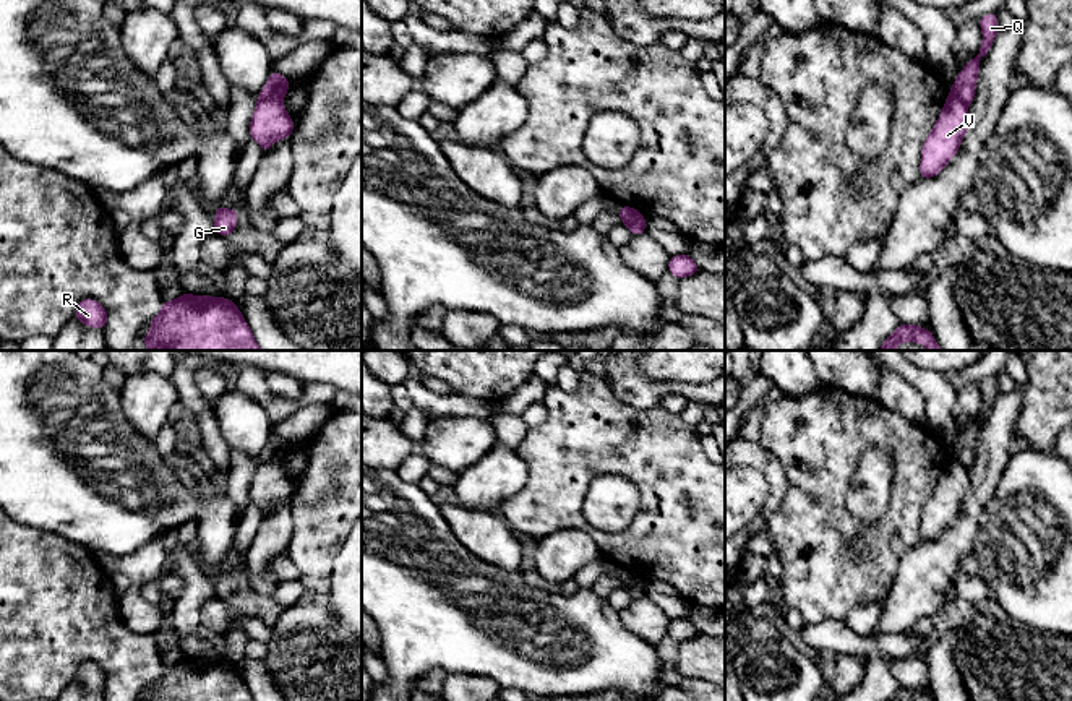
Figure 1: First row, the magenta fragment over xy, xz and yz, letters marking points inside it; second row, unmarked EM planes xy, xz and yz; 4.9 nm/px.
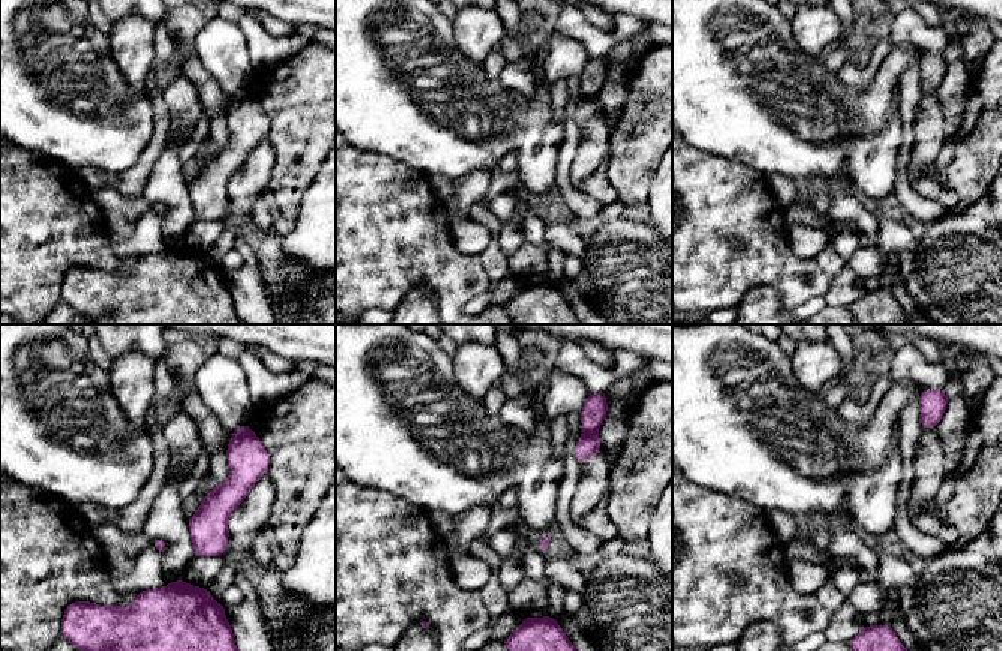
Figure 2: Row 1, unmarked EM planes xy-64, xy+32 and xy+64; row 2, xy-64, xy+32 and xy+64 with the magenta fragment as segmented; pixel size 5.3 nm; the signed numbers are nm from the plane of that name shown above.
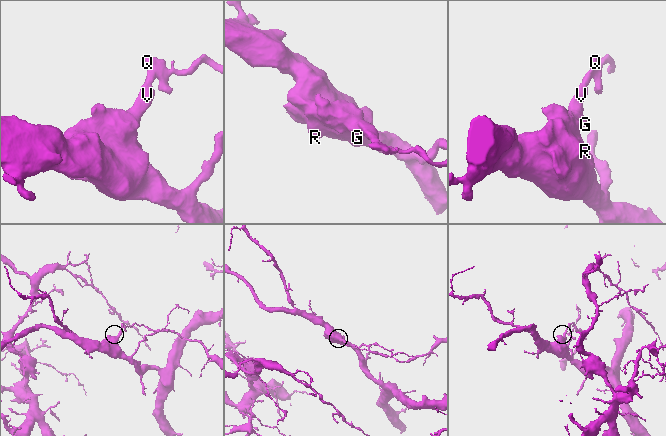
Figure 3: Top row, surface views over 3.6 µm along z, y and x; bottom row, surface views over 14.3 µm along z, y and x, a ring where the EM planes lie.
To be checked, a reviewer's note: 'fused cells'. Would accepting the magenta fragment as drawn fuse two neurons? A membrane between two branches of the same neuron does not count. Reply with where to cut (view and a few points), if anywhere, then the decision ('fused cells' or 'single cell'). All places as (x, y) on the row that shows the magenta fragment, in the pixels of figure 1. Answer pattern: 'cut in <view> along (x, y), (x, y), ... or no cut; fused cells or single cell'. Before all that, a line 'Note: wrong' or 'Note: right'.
Note: right
cut in xy along (258, 96), (281, 101); fused cells

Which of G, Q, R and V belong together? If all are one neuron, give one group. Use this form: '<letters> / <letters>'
G R V / Q

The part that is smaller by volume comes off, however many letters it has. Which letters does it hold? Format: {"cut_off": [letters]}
{"cut_off": ["Q"]}

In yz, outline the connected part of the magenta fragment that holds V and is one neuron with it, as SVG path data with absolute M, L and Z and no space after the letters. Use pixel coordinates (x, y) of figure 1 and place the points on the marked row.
M949 94L937 122L921 148L920 178L933 178L942 172L958 153L967 128L968 104Z

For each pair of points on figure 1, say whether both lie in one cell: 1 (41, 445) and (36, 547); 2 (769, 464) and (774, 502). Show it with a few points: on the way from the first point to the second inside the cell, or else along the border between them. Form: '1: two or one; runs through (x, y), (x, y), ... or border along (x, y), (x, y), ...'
1: two; border along (25, 526), (38, 529)
2: one; runs through (774, 474), (776, 492)

